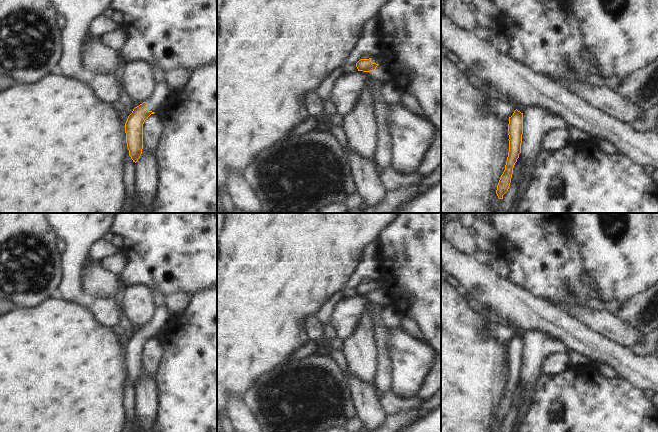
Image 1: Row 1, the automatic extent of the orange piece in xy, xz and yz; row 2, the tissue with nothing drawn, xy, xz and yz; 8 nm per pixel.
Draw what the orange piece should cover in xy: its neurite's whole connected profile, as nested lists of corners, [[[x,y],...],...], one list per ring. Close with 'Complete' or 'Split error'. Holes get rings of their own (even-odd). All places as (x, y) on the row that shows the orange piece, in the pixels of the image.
[[[165,80],[155,86],[155,90],[148,102],[143,102],[135,107],[125,123],[126,143],[129,156],[137,162],[143,149],[143,124],[154,113],[159,113],[162,106],[173,94]]]. Split error.

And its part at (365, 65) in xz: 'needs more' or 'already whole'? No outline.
needs more

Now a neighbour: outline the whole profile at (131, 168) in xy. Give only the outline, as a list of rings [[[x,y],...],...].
[[[128,155],[126,170],[125,170],[125,183],[127,186],[127,196],[130,199],[136,192],[138,192],[136,176],[137,176],[137,165]]]

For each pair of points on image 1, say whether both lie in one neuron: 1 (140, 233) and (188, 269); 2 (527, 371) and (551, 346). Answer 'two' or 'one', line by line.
1: one
2: one

